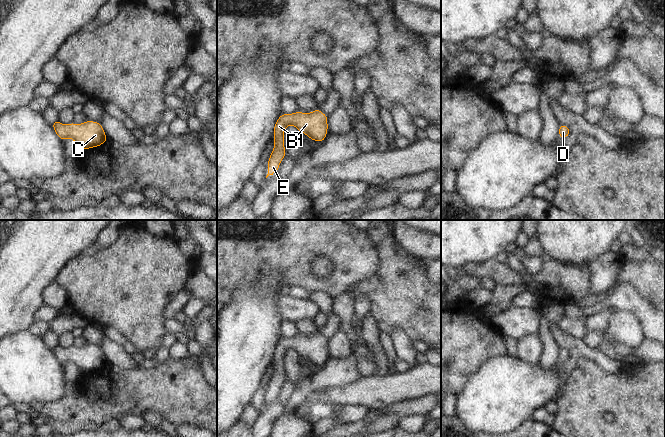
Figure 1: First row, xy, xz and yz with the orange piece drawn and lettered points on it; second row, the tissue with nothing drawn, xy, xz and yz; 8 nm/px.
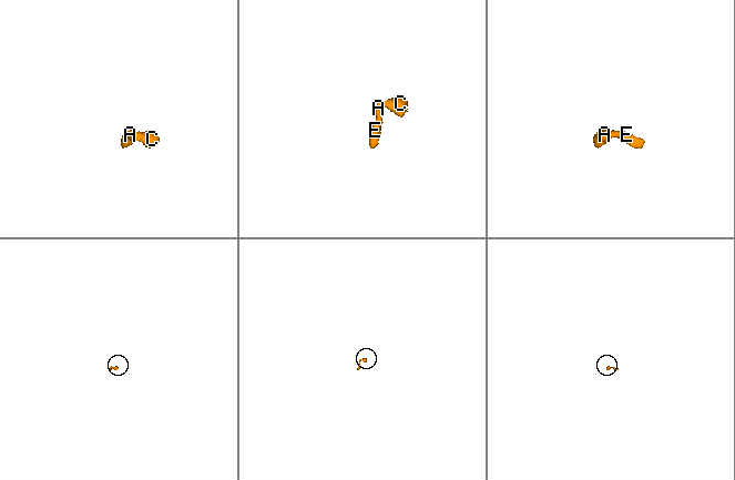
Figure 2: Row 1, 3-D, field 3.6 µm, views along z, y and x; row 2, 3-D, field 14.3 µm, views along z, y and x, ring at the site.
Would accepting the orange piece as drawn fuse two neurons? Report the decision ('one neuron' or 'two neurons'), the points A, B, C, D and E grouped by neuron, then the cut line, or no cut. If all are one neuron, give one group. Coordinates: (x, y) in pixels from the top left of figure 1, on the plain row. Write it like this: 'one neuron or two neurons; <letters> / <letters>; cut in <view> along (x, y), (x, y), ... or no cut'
one neuron; A B C D E; no cut

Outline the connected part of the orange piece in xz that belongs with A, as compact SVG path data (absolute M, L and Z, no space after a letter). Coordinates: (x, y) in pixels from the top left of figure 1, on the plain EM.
M316 332L312 337L302 337L300 335L296 335L293 338L281 338L274 349L274 359L272 361L274 364L274 373L271 376L271 379L268 383L268 388L267 388L268 389L268 398L267 398L266 402L269 399L273 399L278 396L279 389L280 389L282 383L286 380L285 370L284 370L284 354L288 349L292 348L301 357L304 357L305 359L307 359L311 364L322 367L327 360L327 355L328 355L327 342L328 342L328 339L323 338L318 332Z

